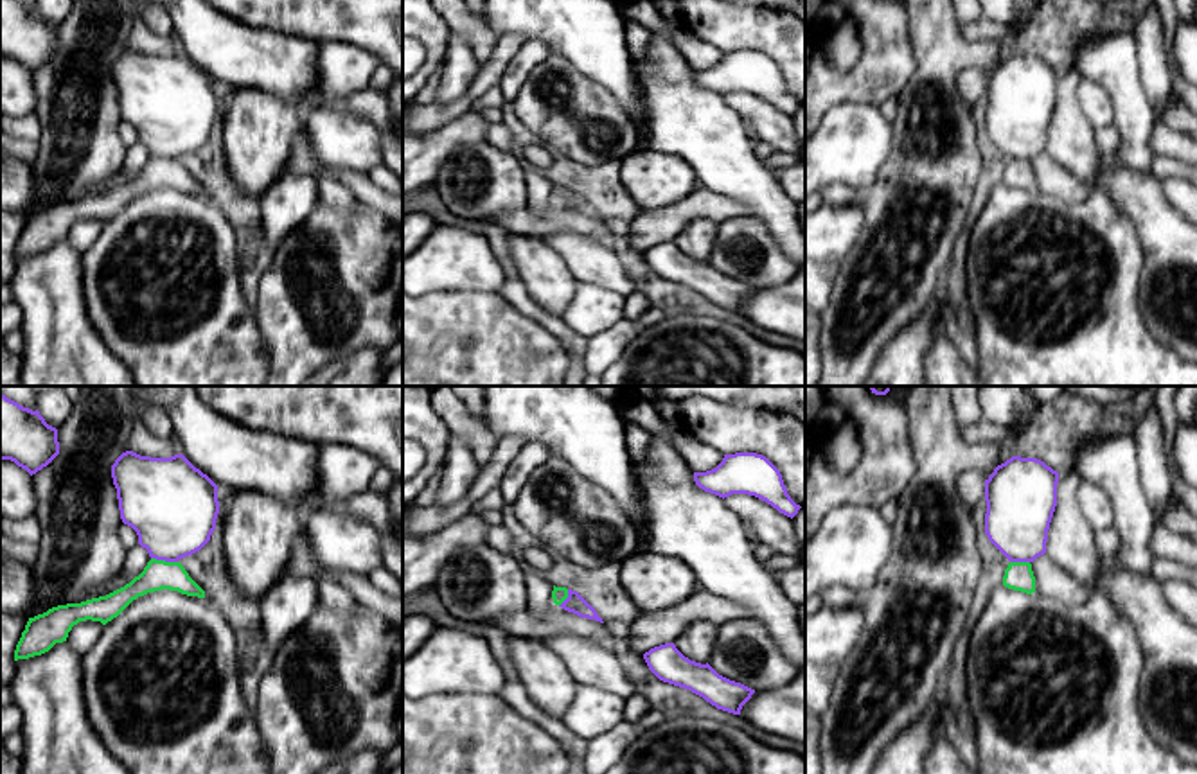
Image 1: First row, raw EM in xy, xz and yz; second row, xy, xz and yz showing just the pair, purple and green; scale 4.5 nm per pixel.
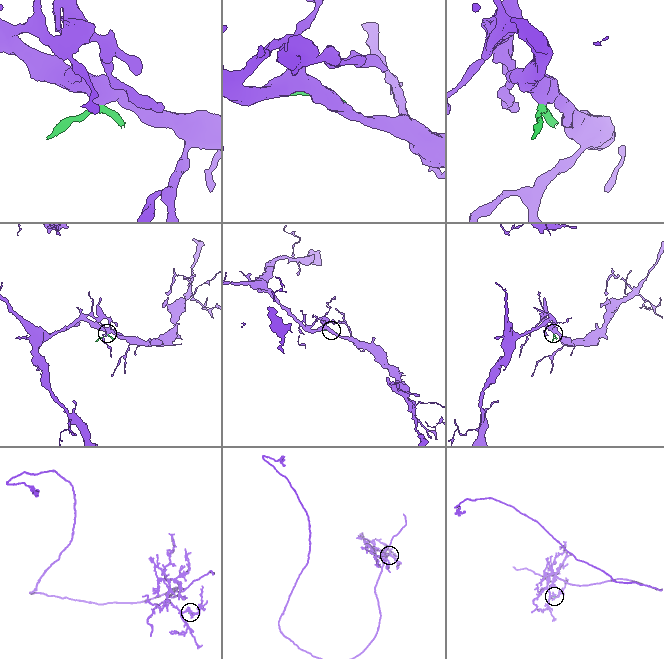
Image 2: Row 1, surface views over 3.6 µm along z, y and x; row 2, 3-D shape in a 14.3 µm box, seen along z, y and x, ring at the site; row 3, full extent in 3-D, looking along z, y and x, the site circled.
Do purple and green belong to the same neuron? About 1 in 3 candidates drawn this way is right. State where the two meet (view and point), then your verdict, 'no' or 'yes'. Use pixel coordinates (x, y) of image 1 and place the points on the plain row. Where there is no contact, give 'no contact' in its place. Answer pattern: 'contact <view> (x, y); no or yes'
contact xy (164, 157); no

